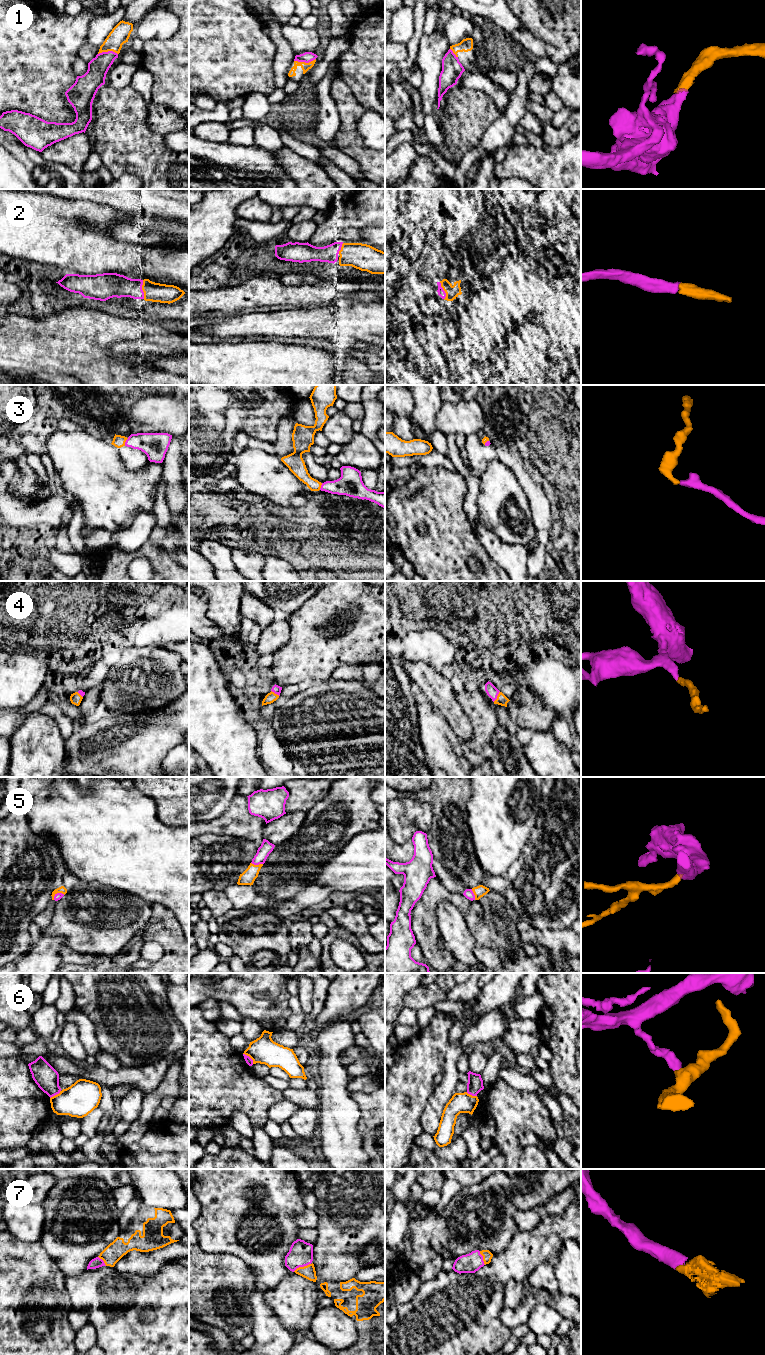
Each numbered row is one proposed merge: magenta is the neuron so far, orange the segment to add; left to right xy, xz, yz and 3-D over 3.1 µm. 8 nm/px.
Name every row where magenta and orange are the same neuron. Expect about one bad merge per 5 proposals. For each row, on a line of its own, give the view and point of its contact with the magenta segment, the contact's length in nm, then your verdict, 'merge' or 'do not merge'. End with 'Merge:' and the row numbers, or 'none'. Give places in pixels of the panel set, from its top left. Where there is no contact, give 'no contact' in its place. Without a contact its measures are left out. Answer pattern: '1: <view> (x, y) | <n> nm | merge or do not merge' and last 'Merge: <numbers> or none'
1: xz (304, 61) | 180 nm | merge
2: xy (141, 289) | 150 nm | merge
3: xy (125, 442) | 70 nm | merge
4: yz (497, 695) | 100 nm | merge
5: xz (257, 864) | 100 nm | merge
6: xz (249, 1057) | 120 nm | do not merge
7: xz (301, 1266) | 160 nm | merge
Merge: 1, 2, 3, 4, 5, 7

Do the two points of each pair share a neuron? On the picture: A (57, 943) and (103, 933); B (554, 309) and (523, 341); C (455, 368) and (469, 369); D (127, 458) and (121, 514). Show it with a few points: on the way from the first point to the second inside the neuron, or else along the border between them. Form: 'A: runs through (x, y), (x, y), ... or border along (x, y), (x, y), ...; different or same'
A: border along (42, 935), (61, 936), (65, 943); different
B: border along (538, 324), (550, 340), (548, 347); different
C: runs through (458, 368), (466, 369); same
D: border along (118, 448), (128, 469), (146, 464); different

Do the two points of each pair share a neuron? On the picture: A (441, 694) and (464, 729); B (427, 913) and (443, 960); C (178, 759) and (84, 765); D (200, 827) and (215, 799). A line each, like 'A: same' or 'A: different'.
A: same
B: same
C: different
D: different

